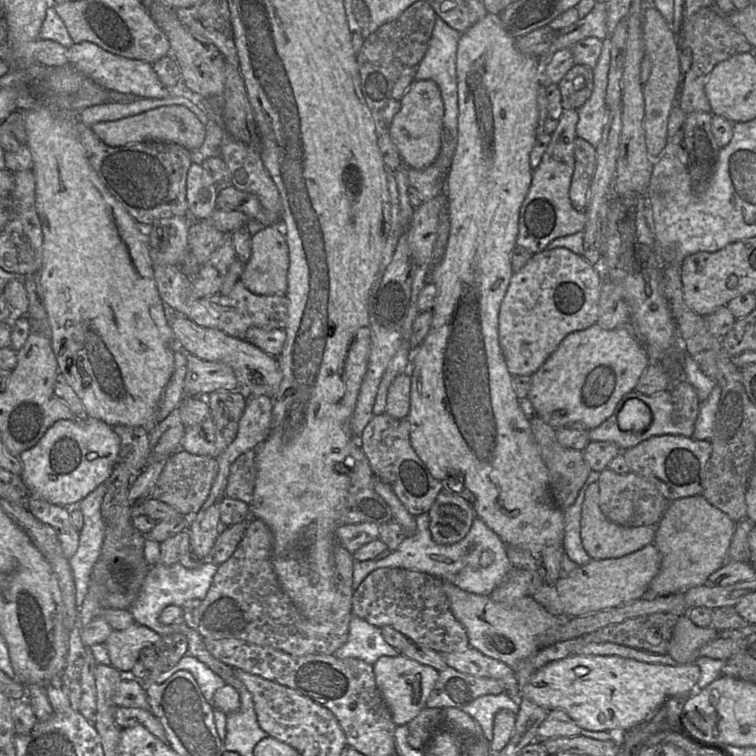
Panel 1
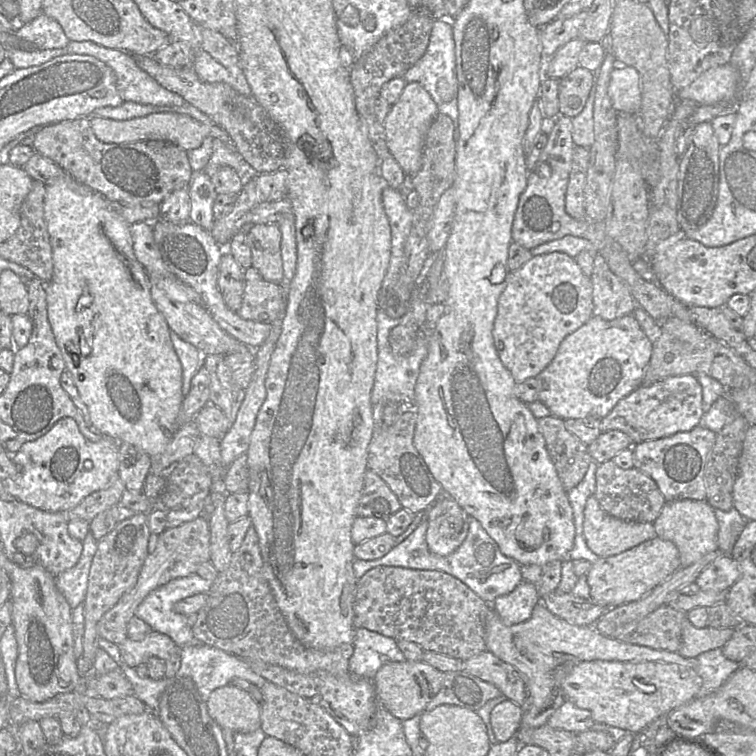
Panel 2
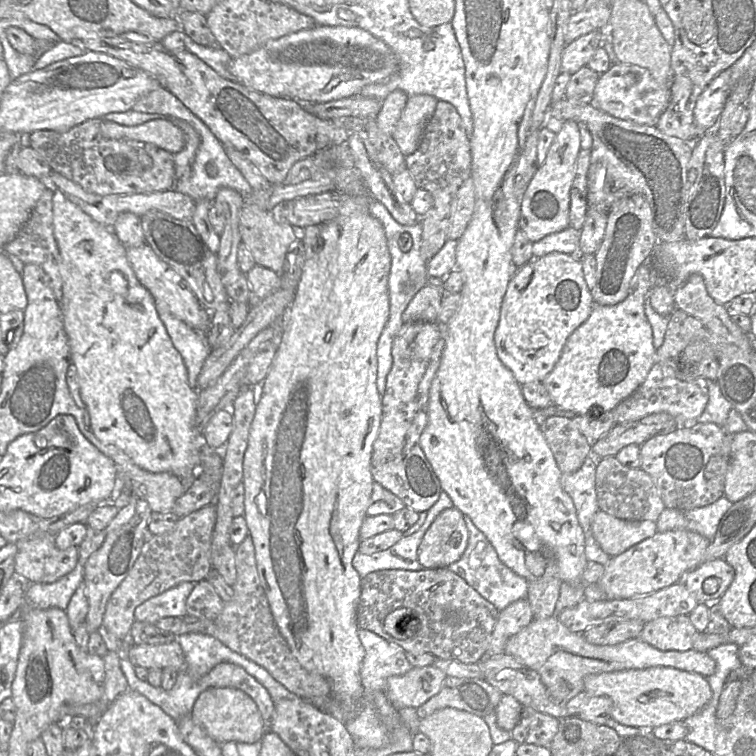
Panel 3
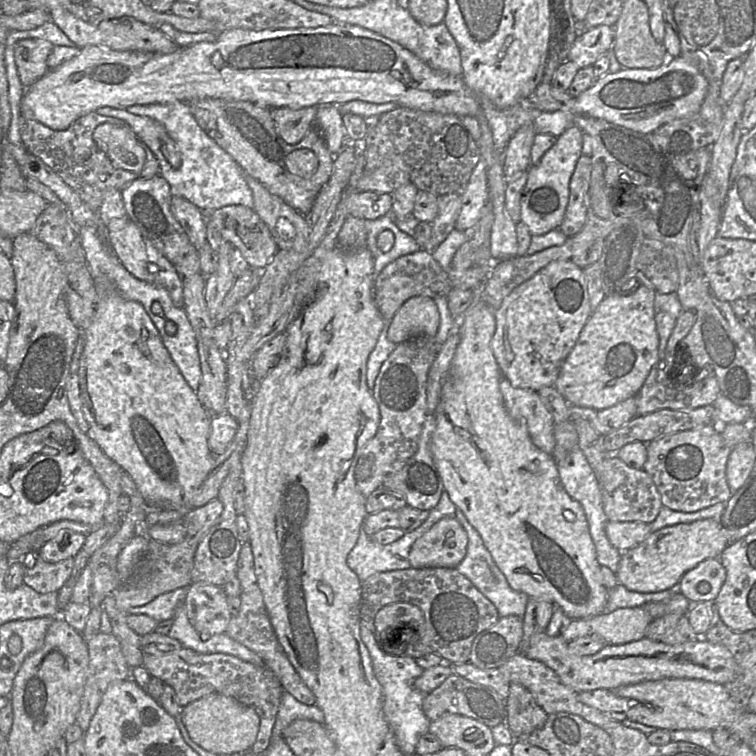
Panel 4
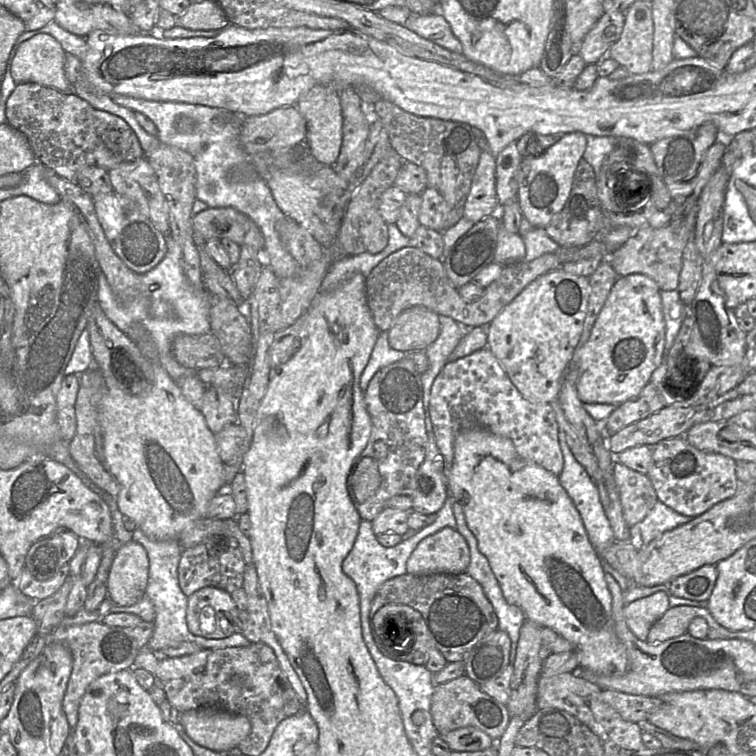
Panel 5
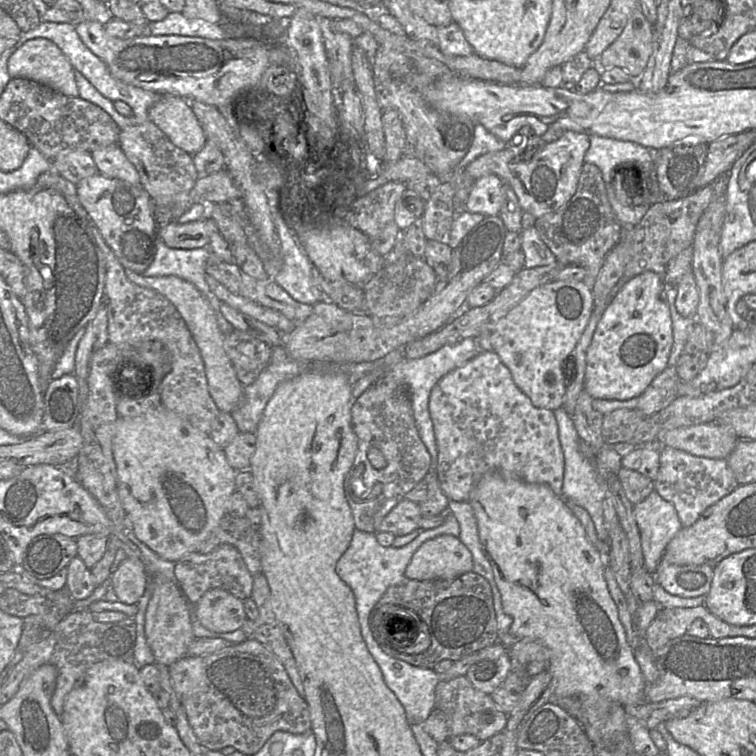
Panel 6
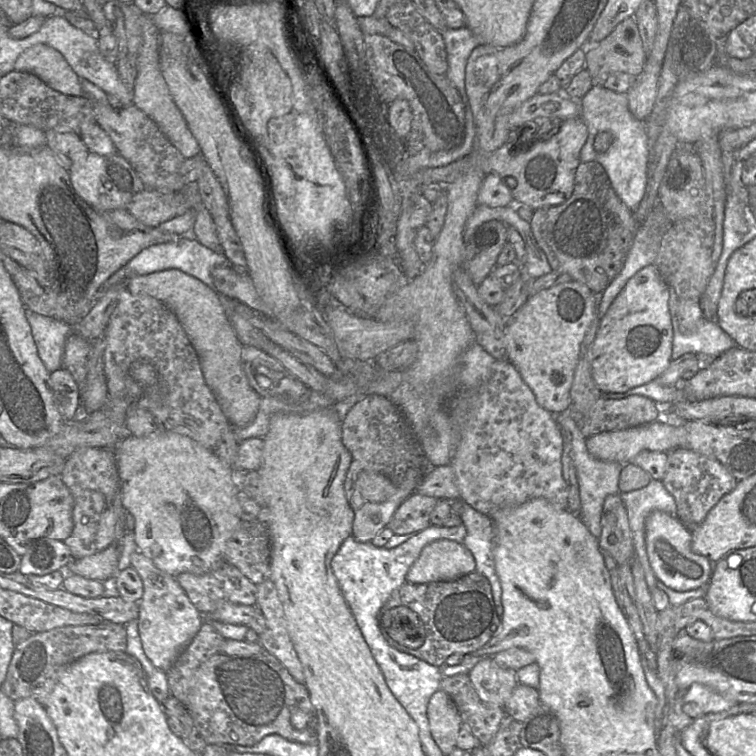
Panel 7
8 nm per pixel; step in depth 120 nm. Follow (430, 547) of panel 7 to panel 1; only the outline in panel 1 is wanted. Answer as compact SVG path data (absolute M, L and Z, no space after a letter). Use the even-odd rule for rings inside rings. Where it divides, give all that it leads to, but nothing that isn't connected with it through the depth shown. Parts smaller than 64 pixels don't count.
M443 490L437 495L430 510L427 513L429 515L429 529L434 542L442 545L450 545L462 540L466 536L475 518L475 512L472 506L472 495L470 499L471 501L468 501L465 498L453 495L451 493L446 493Z

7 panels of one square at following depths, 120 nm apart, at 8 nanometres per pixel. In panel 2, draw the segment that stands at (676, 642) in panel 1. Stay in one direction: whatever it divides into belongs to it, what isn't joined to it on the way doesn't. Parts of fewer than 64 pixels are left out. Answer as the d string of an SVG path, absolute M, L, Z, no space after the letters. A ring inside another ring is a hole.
M686 619L682 623L682 638L678 653L685 658L696 658L700 654L721 647L732 637L734 628L697 628Z

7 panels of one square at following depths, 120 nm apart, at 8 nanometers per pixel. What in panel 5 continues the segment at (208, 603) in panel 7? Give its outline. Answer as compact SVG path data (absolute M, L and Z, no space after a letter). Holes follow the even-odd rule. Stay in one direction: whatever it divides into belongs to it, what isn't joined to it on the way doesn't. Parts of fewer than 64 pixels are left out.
M214 534L194 547L183 549L178 564L178 581L188 597L203 587L216 587L228 593L242 588L245 562L238 541L229 534Z

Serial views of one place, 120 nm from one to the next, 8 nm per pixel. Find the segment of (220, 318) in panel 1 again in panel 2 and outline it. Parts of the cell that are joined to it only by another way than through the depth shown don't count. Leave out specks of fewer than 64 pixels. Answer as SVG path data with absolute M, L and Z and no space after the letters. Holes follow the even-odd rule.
M151 222L131 224L130 233L136 258L146 269L152 284L164 290L173 300L203 305L199 293L179 280L166 266L154 240ZM253 267L246 269L243 301L236 312L241 318L272 324L284 319L286 307L282 284L265 280Z

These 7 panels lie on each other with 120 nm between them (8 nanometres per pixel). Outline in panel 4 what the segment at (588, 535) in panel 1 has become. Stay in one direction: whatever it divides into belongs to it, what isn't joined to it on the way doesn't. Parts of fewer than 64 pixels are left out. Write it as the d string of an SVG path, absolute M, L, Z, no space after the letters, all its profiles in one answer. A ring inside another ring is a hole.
M608 521L605 532L609 542L621 552L635 547L652 533L649 524L639 521Z

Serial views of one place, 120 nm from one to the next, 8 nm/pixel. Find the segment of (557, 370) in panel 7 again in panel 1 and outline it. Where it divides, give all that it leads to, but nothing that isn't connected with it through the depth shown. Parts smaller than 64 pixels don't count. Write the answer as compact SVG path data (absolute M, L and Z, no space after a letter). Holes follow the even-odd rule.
M567 248L545 249L532 254L527 263L513 273L498 314L498 341L508 372L531 376L555 351L568 334L589 328L597 322L602 270L589 264L582 255Z

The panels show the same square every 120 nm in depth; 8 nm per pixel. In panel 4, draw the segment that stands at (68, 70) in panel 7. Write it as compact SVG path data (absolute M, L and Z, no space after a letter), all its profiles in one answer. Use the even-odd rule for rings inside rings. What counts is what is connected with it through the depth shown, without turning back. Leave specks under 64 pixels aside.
M44 39L19 40L14 45L14 57L18 75L24 88L29 88L48 71L47 58L54 45Z

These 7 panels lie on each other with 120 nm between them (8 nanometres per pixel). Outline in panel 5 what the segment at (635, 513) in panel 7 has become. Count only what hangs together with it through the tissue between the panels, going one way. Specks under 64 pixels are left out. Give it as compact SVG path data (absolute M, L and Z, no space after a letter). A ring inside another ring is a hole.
M657 500L645 518L630 528L630 542L639 550L664 532L691 521L691 517L682 515Z

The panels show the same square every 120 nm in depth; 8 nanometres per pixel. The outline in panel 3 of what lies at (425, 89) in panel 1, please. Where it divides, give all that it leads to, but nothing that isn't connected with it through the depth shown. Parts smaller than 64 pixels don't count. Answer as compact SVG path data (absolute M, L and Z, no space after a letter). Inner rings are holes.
M419 94L409 96L401 117L392 134L405 157L418 148L425 127L432 117L437 99L431 95Z

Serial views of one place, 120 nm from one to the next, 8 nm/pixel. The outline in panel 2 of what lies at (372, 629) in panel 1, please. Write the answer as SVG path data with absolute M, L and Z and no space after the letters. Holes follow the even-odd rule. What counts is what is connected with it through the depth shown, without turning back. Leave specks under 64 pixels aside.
M366 628L355 629L354 651L349 659L352 675L373 680L384 664L405 660L393 638Z

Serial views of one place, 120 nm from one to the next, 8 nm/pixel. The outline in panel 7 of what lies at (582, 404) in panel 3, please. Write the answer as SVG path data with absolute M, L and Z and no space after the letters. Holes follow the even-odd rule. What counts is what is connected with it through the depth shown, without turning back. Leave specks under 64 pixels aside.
M650 264L634 274L600 321L591 350L592 377L602 394L622 393L657 379L669 366L673 329L668 308L669 286L657 267Z

